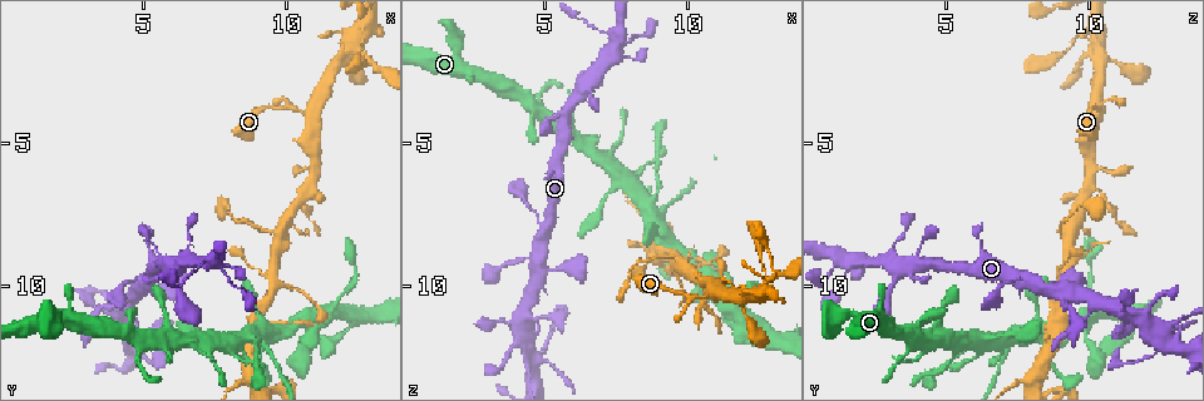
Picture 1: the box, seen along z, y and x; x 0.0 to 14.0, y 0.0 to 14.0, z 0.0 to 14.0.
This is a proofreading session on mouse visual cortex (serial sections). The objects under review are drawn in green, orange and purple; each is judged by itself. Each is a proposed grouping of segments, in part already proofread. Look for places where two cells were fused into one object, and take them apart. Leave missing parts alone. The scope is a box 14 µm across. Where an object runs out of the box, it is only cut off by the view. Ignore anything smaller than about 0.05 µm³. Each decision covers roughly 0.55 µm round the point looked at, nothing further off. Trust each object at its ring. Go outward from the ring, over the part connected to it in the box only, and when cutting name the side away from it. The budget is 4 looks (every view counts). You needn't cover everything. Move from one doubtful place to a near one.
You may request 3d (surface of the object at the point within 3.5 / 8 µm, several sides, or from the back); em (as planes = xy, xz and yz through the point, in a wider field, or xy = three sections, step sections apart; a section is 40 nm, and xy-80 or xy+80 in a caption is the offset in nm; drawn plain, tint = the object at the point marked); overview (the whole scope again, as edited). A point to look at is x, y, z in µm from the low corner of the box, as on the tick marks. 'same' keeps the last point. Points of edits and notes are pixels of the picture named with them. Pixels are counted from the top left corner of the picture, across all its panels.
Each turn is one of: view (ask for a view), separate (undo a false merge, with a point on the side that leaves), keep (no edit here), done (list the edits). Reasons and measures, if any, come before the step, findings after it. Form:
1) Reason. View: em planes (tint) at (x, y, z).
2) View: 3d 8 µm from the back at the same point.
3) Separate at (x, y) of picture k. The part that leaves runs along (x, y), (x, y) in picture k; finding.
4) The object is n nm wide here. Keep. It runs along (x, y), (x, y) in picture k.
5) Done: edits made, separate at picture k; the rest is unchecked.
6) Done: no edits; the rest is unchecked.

Three-way junction. View: 3d 3.5 µm at (8.7, 11.7, 7.1).

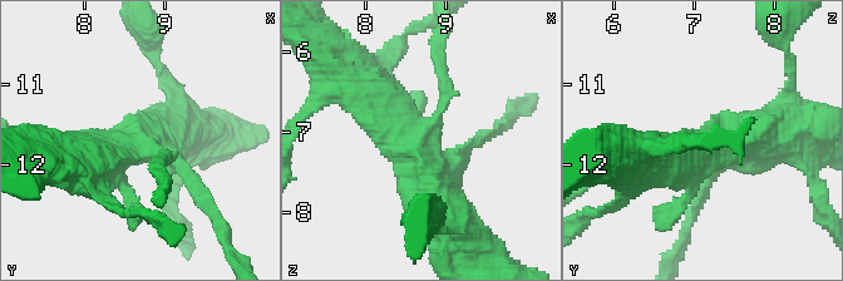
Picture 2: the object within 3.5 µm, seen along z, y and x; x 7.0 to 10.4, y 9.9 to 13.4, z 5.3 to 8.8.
View: em xy step 3 (tint) at (8.70, 11.75, 7.05).

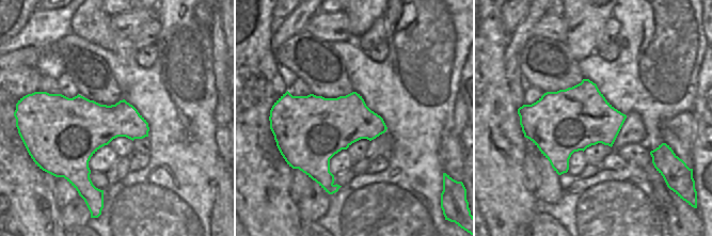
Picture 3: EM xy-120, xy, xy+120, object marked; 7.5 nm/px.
Keep. It runs along (371, 98), (407, 147), (438, 118), (442, 63) in picture 2; continuous, no second cell.

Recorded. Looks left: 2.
Thin neck. View: 3d 3.5 µm from the back at (5.8, 10.8, 4.8).

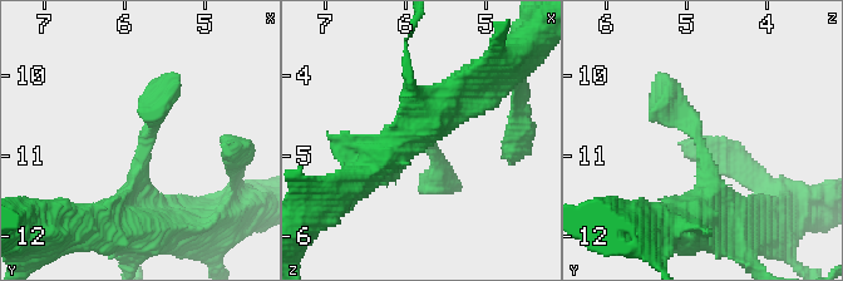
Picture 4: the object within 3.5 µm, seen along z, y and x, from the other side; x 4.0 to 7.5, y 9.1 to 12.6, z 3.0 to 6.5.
The arms are 300, 300 nm wide; shape alone is not enough. View: em xy step 3 (tint) at (5.75, 10.85, 4.80).

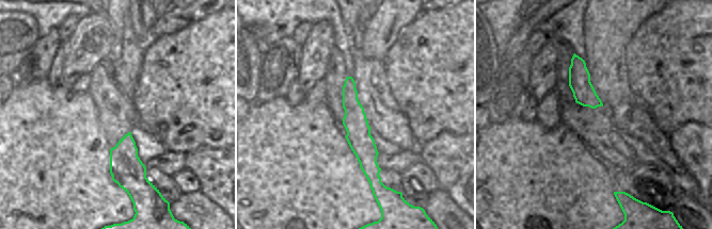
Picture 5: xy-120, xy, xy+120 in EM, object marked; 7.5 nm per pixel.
Keep. It runs along (126, 227), (122, 200), (172, 80) in picture 4; all the same cell.

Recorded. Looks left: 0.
Done: no edits; the rest is unchecked.

